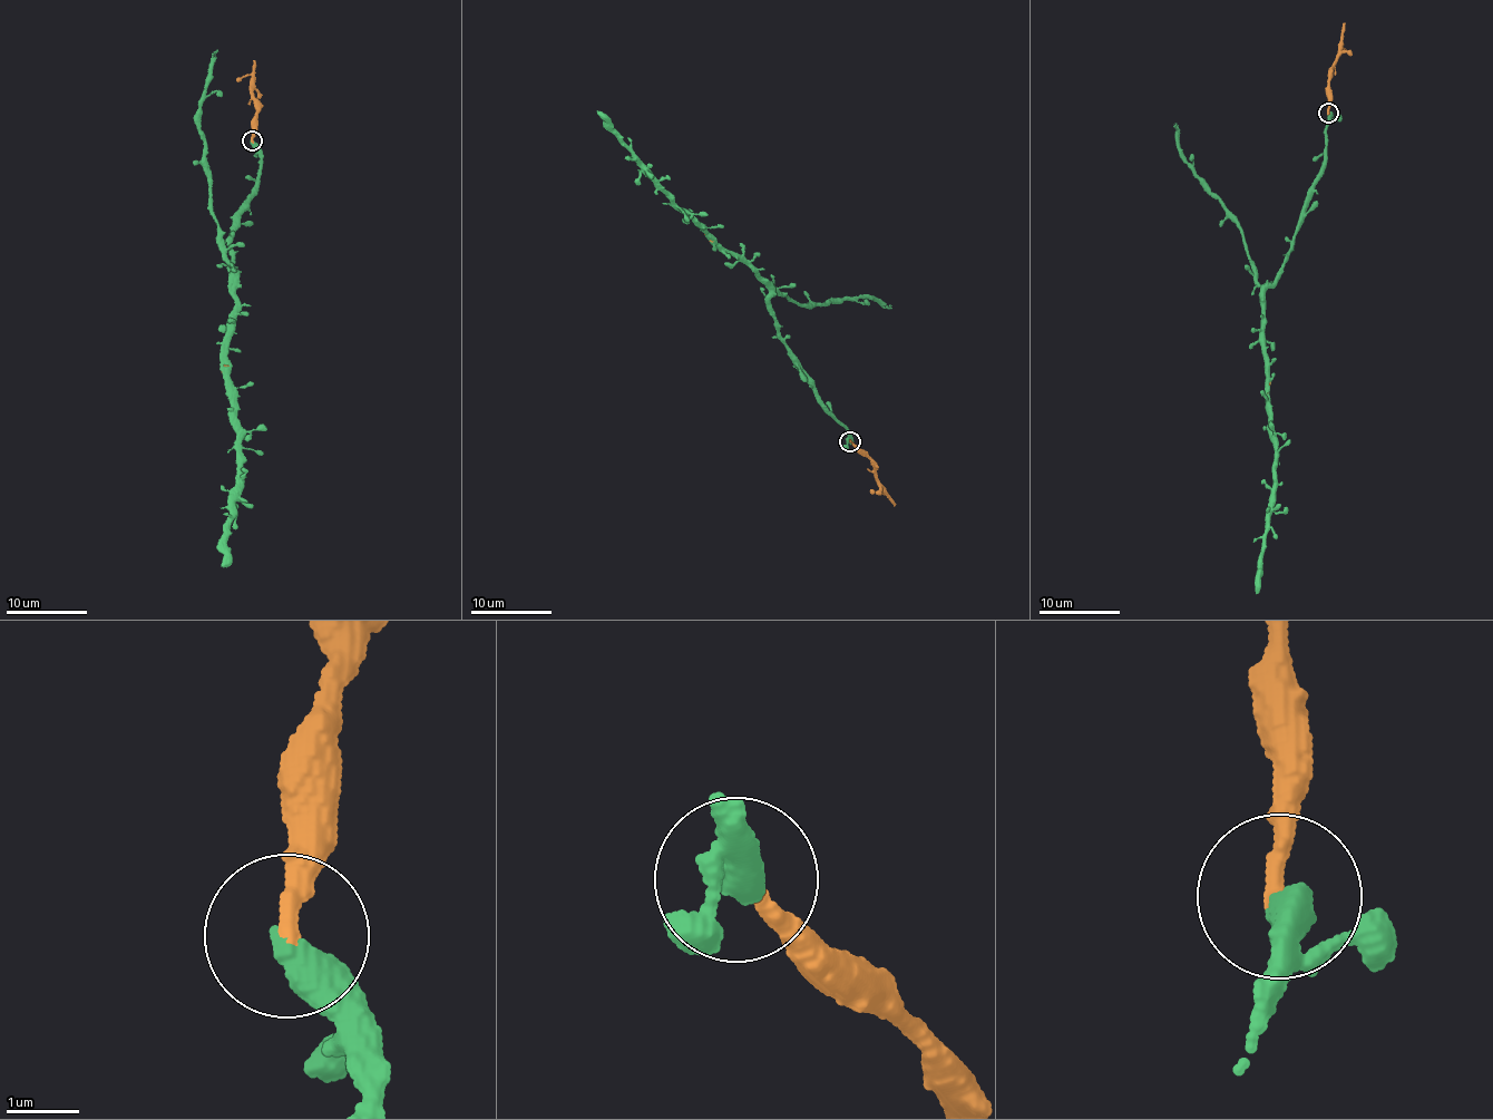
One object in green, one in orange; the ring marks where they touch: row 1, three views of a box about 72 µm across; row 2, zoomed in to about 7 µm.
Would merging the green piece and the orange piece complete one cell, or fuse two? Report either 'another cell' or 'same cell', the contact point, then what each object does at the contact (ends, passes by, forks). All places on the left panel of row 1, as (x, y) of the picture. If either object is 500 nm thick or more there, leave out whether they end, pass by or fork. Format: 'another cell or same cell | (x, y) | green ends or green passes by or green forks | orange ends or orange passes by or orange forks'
same cell | (252, 140) | green ends | orange ends

